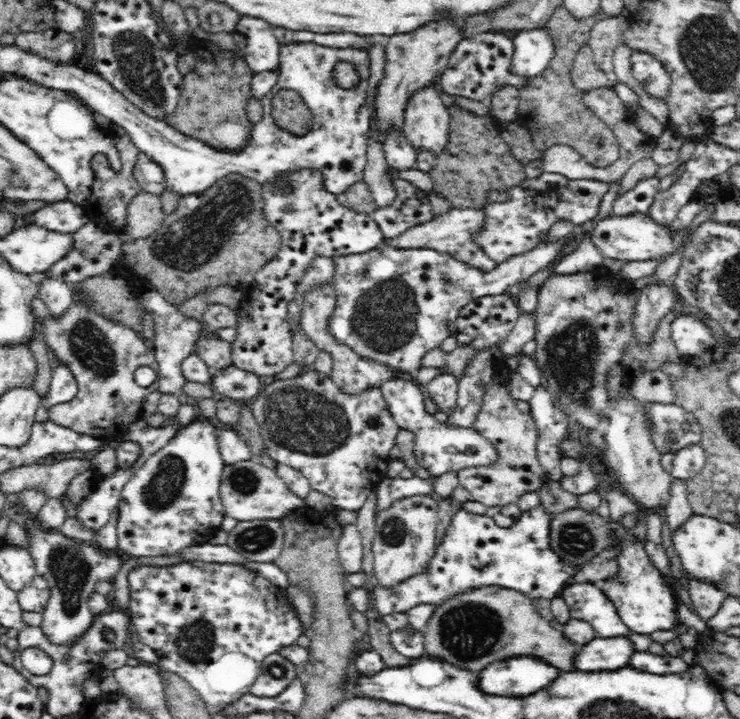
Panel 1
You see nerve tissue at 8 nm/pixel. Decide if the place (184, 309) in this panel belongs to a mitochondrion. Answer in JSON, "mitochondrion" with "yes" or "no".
{"mitochondrion":"no"}

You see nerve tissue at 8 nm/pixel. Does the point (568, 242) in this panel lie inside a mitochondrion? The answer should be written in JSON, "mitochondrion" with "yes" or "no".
{"mitochondrion":"no"}

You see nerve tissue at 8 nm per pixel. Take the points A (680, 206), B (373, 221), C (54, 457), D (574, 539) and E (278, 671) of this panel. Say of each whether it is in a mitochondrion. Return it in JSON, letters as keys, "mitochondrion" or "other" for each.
{"A":"other","B":"other","C":"other","D":"mitochondrion","E":"mitochondrion"}

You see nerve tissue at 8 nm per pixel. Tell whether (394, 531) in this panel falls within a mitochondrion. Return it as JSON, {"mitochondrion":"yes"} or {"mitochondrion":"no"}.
{"mitochondrion":"yes"}

